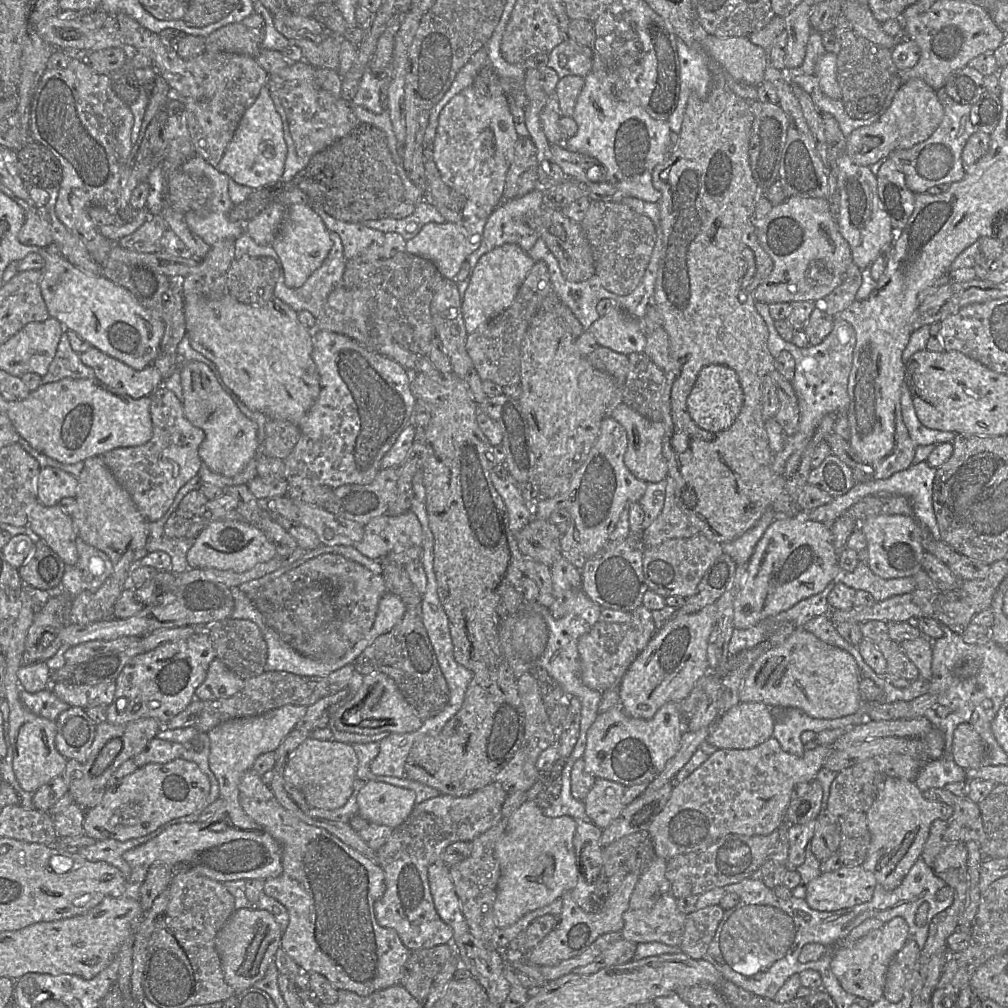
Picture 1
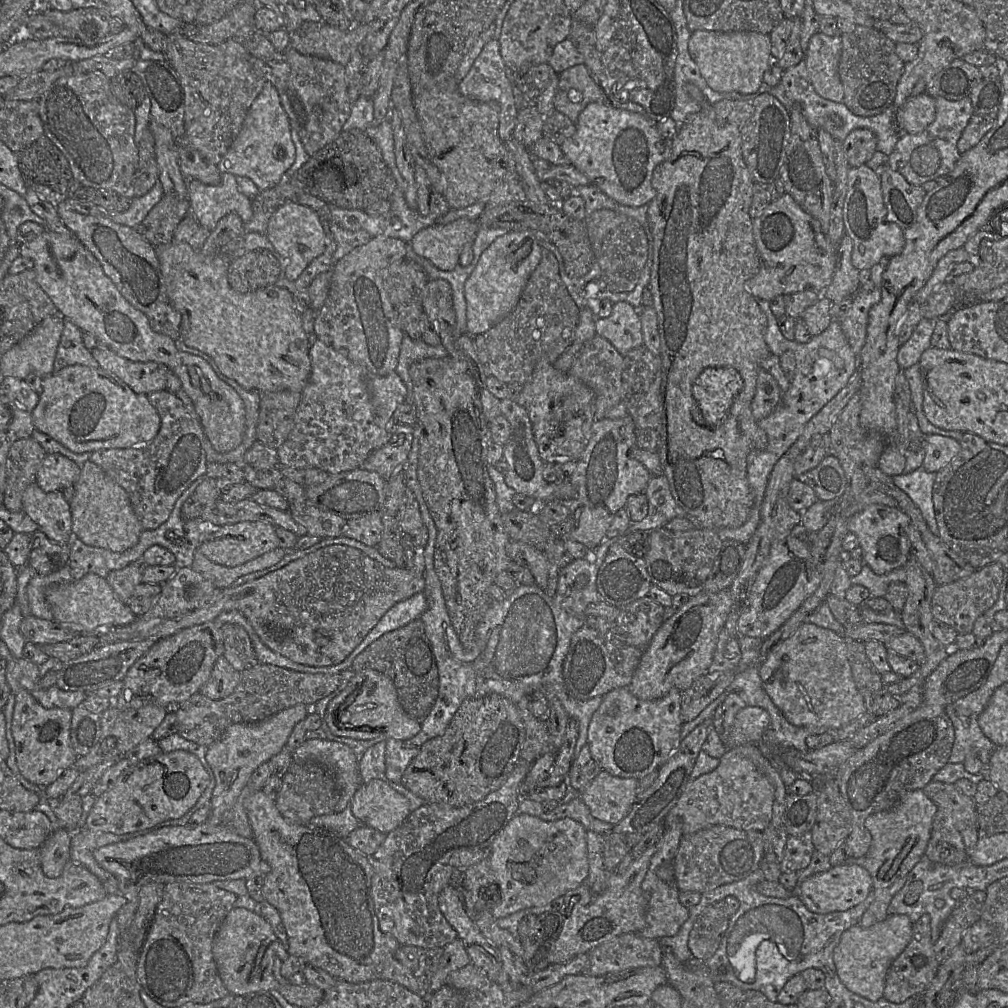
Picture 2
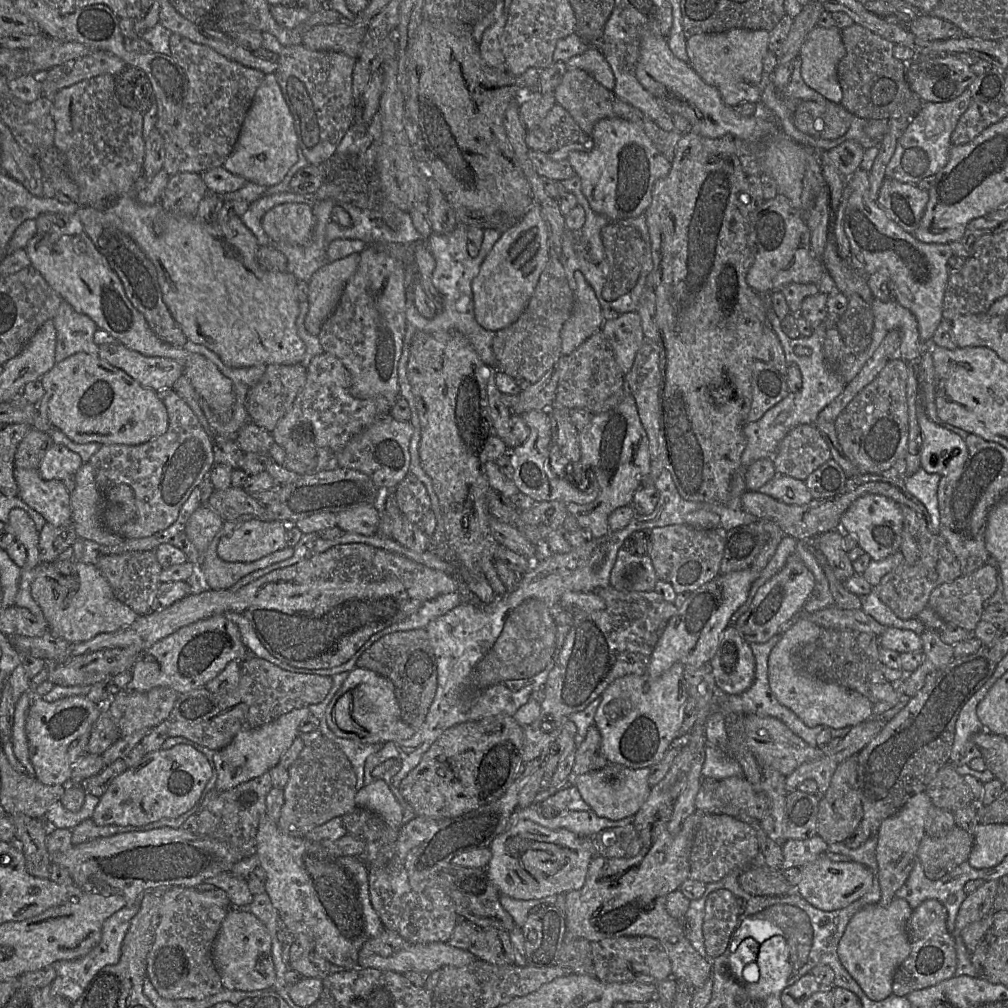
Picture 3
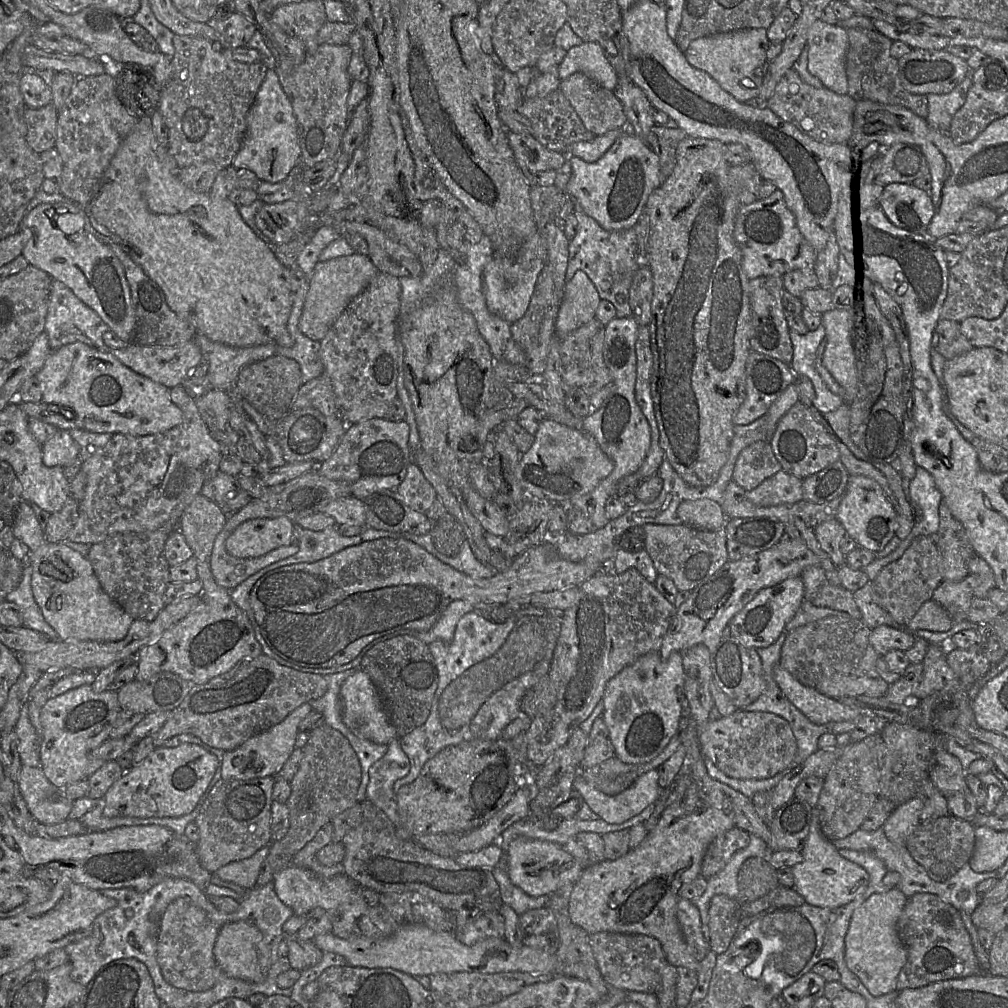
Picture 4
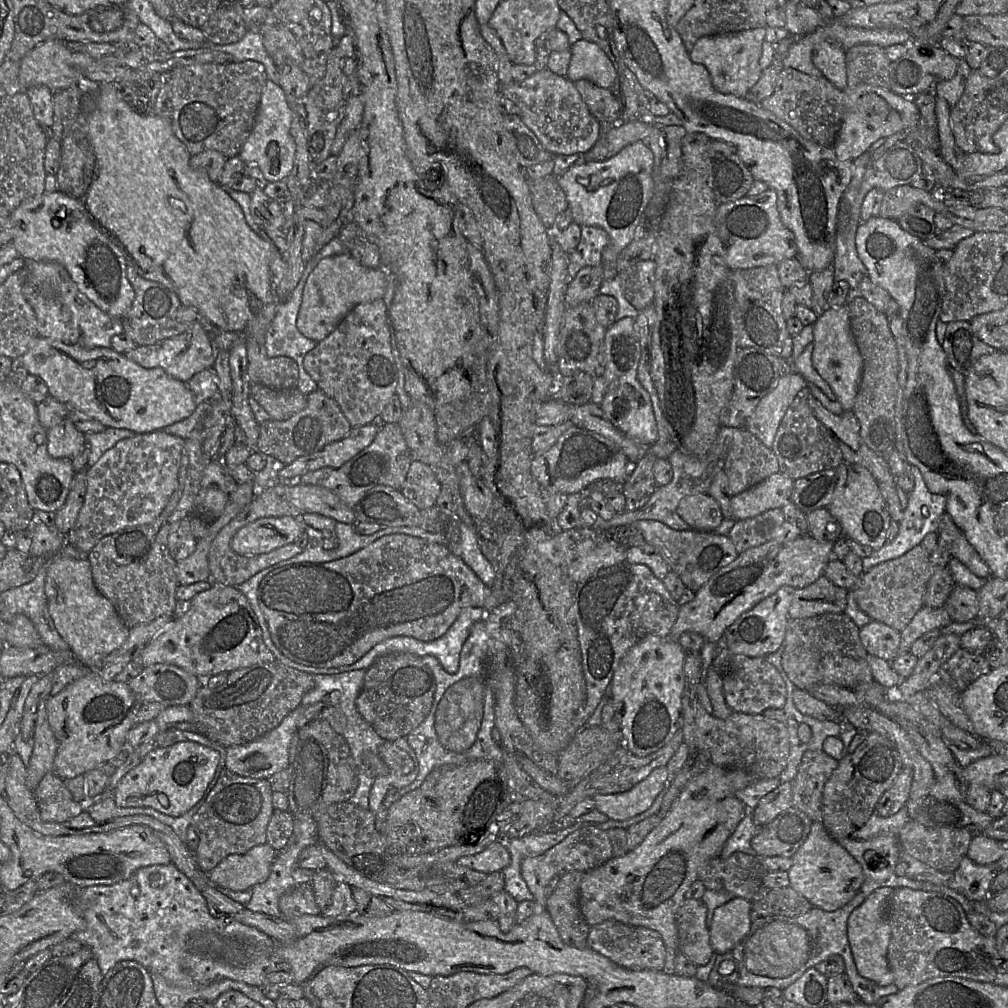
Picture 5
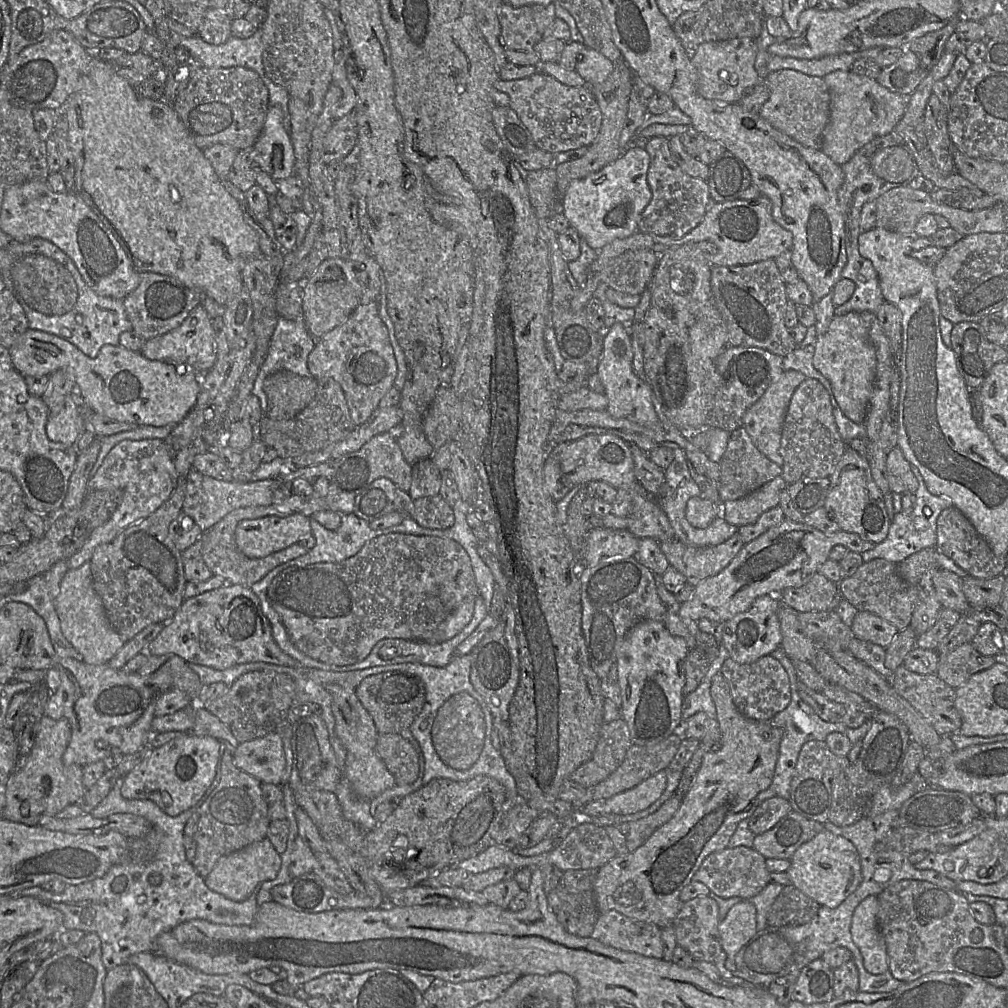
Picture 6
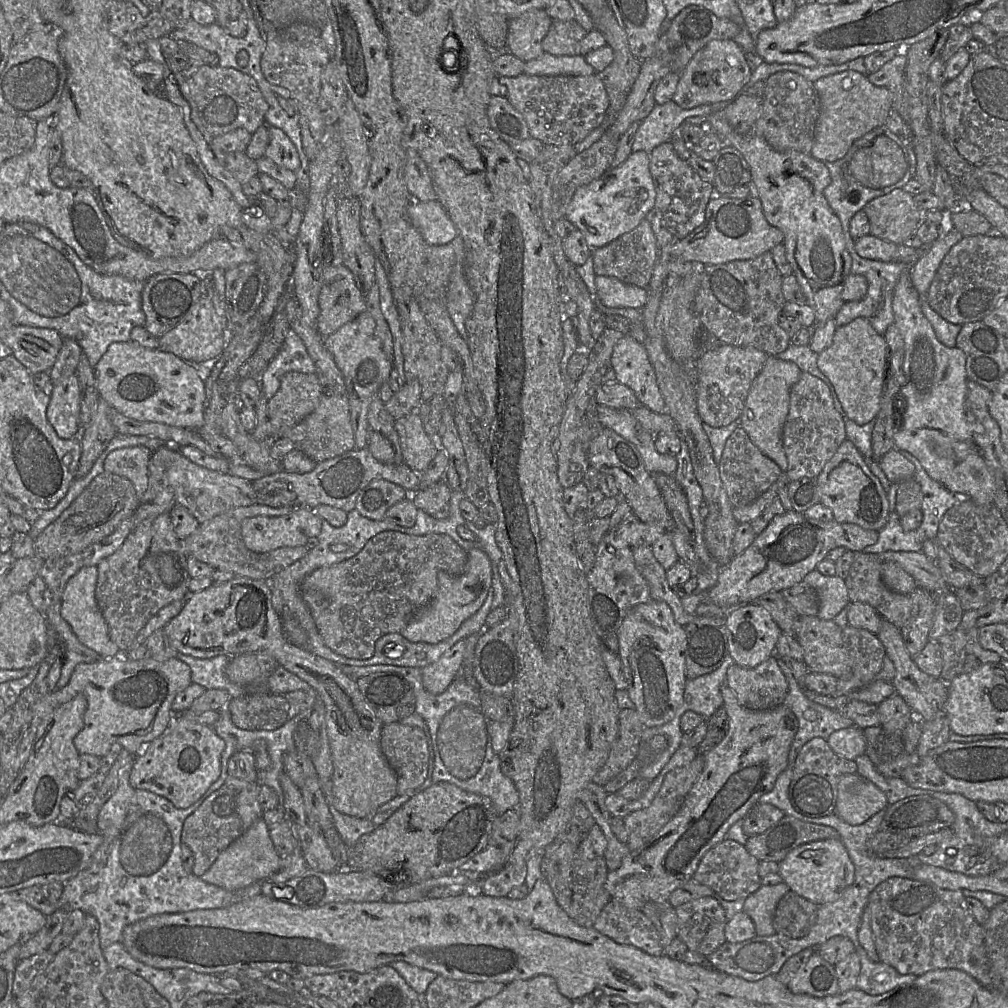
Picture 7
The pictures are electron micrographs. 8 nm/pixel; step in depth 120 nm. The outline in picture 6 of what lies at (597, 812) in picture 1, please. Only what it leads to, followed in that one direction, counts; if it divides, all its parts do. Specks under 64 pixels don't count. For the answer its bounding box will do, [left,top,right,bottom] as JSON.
[605,769,667,814]

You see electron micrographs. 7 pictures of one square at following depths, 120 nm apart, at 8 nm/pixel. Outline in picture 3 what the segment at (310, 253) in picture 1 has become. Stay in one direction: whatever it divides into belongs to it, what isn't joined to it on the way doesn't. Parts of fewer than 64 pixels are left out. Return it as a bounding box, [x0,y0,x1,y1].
[262,203,315,246]

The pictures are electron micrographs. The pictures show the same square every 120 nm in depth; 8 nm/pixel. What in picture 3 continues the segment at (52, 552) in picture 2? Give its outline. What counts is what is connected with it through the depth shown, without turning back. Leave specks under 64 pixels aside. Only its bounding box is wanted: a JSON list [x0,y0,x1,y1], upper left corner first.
[39,523,78,563]

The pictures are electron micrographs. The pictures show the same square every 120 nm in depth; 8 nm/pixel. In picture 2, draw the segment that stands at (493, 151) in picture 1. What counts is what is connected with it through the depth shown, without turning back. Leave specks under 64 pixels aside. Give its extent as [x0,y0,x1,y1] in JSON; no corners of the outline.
[459,38,518,143]

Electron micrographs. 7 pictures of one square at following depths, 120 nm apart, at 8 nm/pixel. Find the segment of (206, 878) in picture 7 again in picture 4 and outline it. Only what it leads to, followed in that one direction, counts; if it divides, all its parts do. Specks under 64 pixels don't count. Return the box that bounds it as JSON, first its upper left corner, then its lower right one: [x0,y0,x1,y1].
[214,845,270,890]

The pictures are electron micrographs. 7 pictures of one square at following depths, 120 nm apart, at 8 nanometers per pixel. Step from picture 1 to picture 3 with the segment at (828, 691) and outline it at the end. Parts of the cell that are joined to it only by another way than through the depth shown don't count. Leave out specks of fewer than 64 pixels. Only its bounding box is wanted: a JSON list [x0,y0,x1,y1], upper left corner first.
[768,615,873,729]

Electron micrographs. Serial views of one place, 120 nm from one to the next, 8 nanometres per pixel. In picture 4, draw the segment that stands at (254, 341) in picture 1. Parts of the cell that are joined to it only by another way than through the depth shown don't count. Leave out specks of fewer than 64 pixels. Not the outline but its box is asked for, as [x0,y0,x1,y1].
[80,117,293,347]

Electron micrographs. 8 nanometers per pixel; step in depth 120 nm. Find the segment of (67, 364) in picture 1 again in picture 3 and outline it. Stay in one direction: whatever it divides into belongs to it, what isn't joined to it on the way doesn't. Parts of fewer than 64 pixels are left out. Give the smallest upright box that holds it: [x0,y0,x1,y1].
[52,300,99,363]

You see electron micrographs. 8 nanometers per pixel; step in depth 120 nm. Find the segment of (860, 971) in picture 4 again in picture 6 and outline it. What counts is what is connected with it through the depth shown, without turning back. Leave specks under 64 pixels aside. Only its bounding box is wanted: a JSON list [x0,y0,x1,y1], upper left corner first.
[852,895,889,974]

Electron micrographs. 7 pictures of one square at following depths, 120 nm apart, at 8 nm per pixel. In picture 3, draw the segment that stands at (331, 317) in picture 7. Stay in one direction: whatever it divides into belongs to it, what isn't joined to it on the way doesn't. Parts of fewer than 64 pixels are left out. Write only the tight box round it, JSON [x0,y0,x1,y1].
[304,253,359,337]

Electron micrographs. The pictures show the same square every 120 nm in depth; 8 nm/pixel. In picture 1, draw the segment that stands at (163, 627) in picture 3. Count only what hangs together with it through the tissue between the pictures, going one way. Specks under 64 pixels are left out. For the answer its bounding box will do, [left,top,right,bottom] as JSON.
[252,553,386,661]

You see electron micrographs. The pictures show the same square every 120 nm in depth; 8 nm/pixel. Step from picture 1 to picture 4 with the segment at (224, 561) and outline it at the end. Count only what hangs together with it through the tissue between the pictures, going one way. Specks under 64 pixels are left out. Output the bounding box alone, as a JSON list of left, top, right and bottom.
[225,517,294,558]

